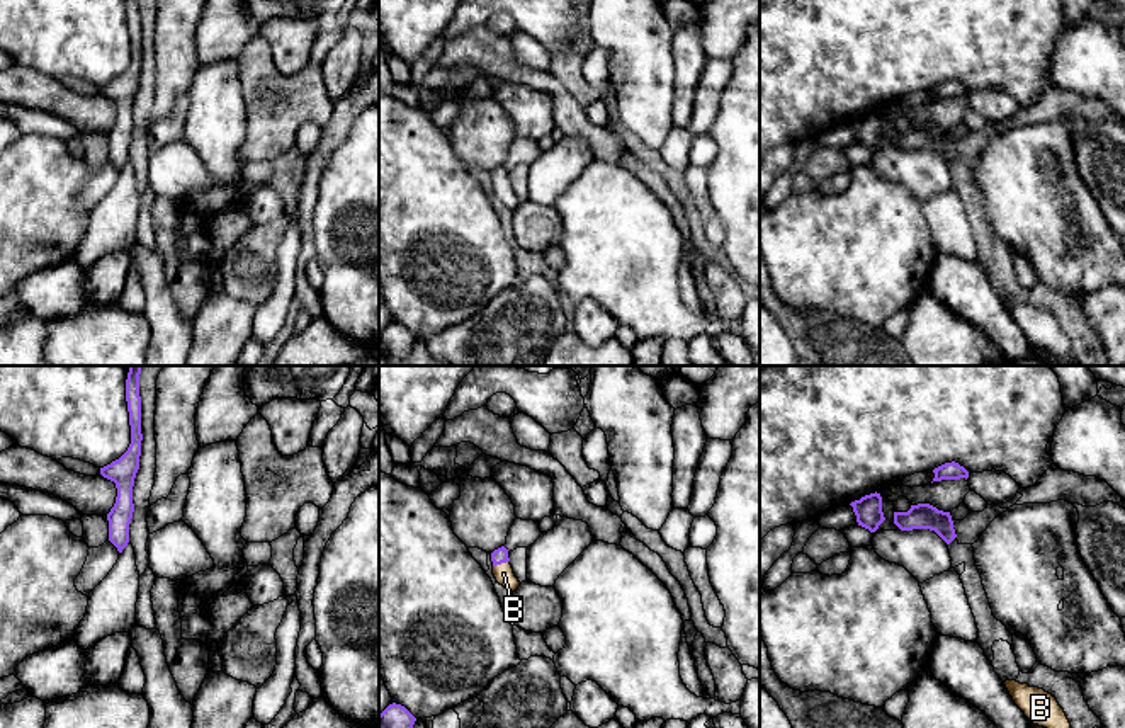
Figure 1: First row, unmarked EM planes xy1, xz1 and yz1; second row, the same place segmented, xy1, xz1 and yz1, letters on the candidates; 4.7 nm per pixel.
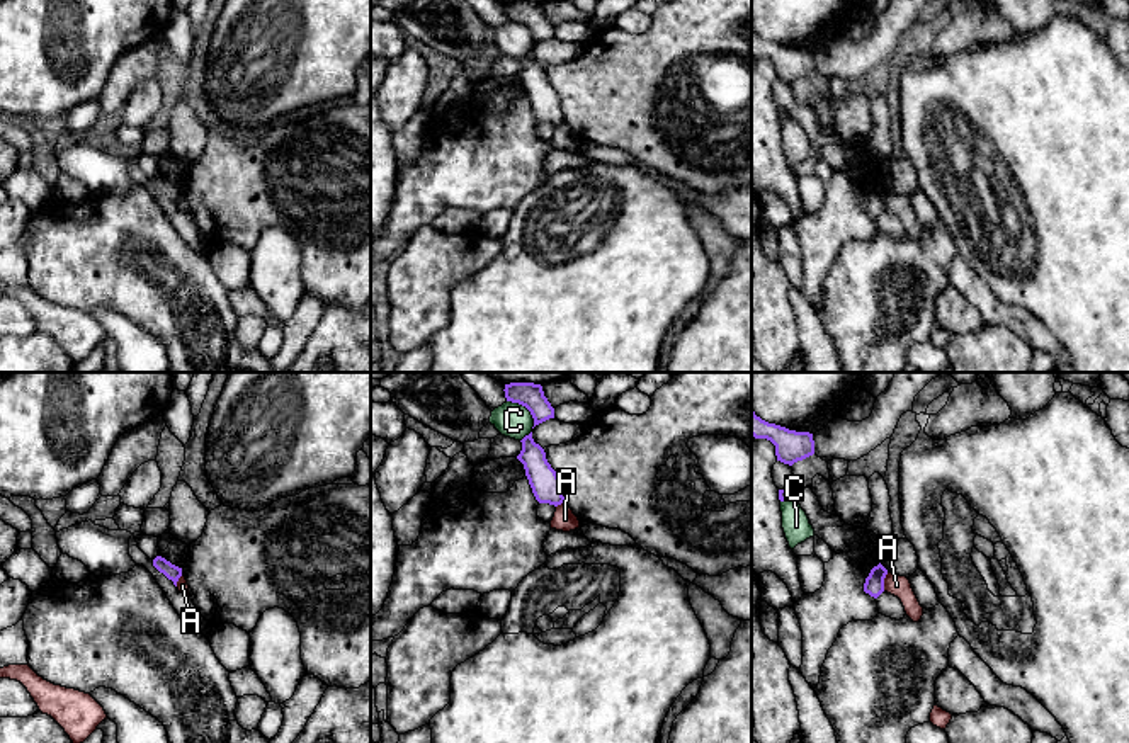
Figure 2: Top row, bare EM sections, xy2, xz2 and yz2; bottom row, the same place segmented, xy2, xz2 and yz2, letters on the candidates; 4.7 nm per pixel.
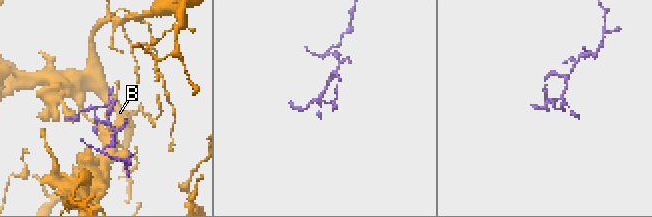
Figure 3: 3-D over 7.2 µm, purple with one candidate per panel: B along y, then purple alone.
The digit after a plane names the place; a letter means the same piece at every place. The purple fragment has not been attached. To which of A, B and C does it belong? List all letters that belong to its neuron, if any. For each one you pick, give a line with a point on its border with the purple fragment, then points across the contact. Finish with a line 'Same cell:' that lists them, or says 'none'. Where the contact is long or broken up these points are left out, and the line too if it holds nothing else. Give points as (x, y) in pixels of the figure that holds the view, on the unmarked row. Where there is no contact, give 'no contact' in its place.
B: xz1 (500, 182) | across xz1 (500, 174), (500, 182), (503, 193)
Same cell: B

